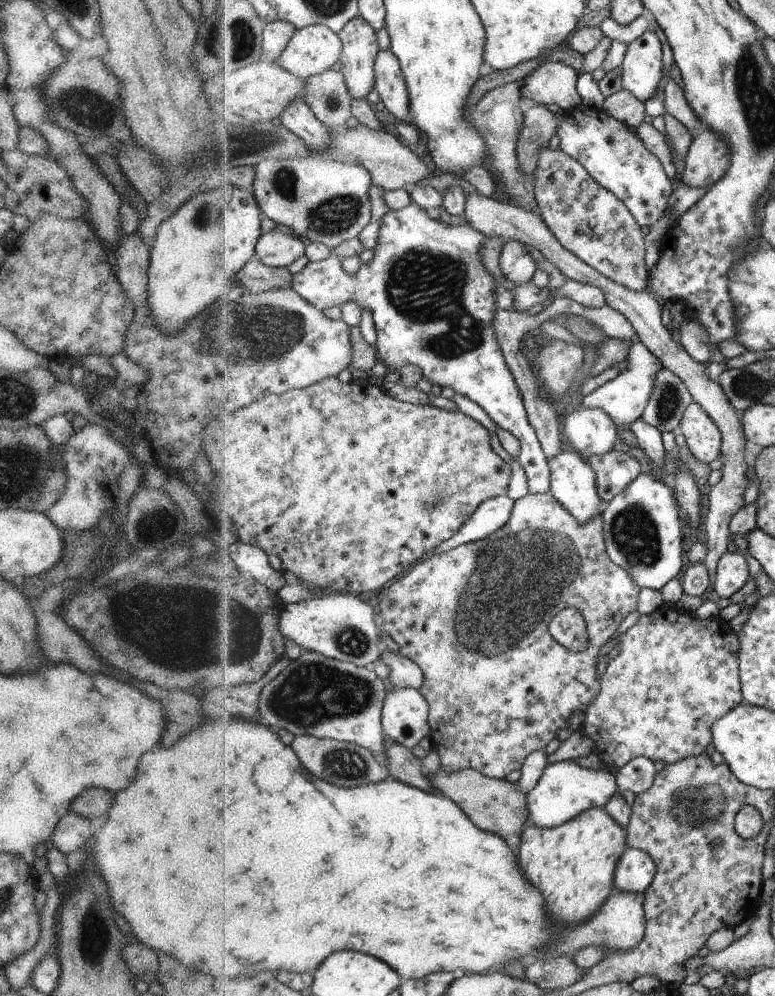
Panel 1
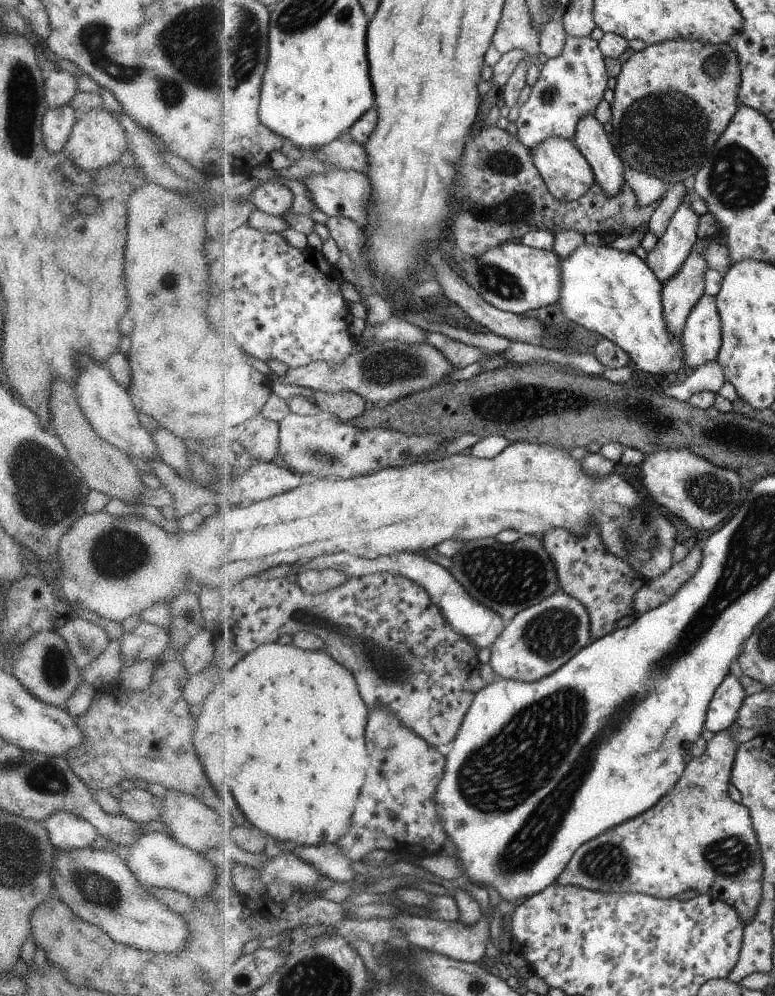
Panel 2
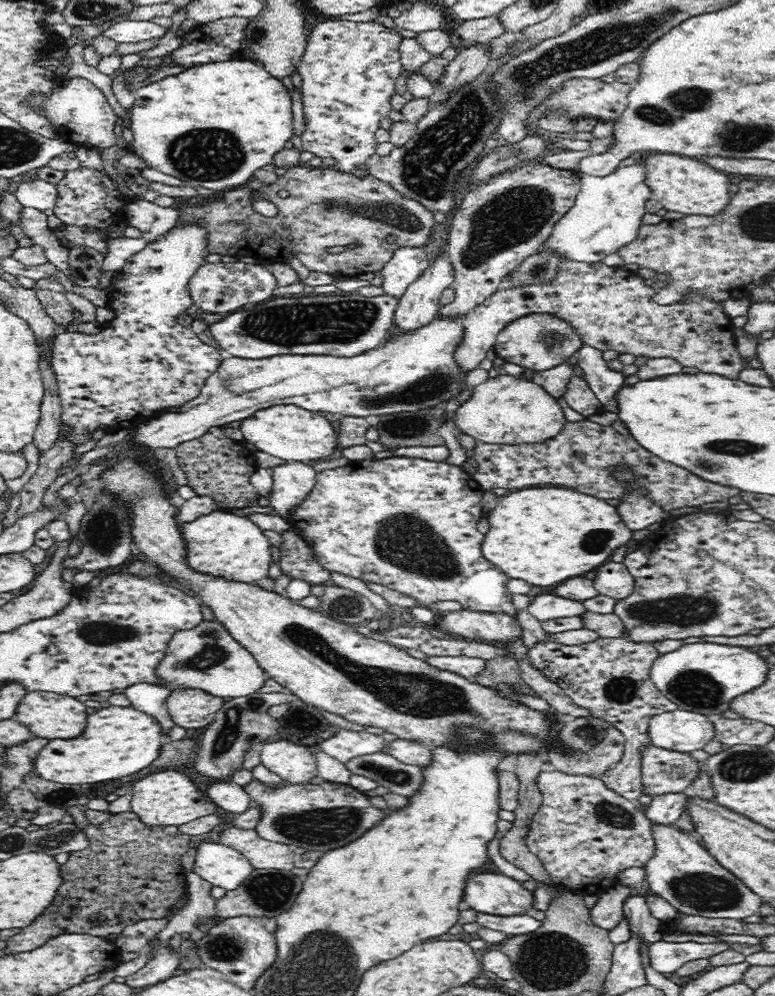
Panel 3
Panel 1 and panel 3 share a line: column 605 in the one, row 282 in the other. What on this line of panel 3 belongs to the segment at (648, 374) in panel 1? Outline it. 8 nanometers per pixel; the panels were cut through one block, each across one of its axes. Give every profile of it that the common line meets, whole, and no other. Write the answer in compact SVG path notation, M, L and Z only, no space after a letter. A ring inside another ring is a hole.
M401 246L394 249L391 259L385 262L383 269L380 273L384 276L381 287L385 290L385 293L393 296L394 298L400 298L407 286L414 282L419 274L422 274L426 267L430 266L430 260L428 260L428 254L424 247L411 247Z

